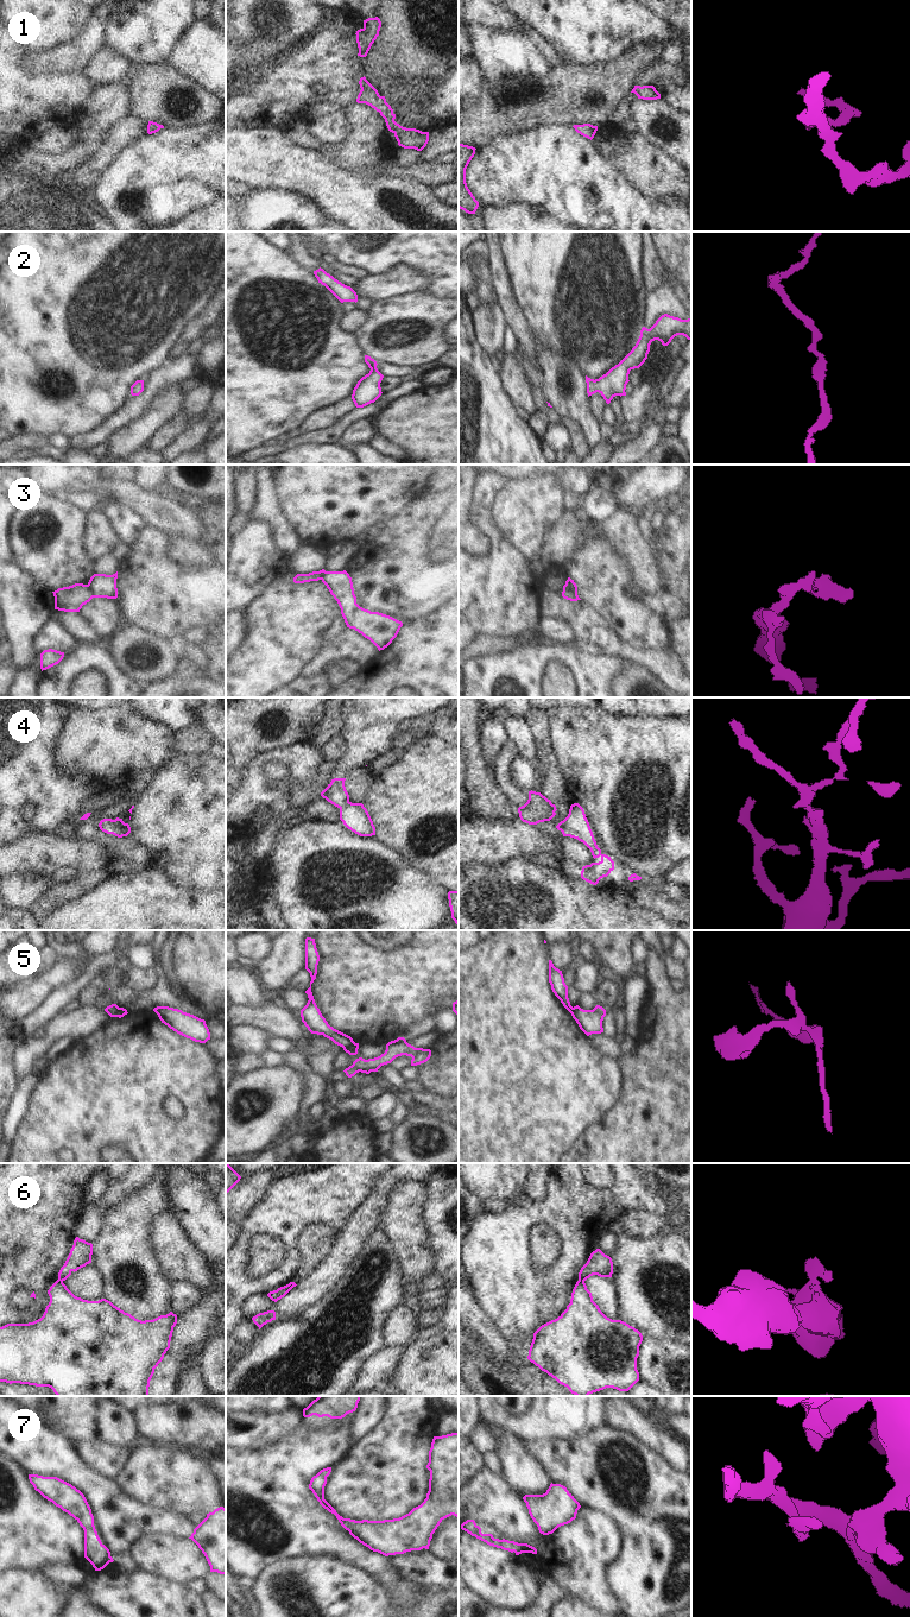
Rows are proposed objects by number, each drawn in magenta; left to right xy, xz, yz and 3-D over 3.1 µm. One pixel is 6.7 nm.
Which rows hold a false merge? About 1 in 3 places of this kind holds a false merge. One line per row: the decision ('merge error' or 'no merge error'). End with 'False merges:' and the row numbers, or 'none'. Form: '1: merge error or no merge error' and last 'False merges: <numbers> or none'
1: no merge error
2: no merge error
3: merge error
4: no merge error
5: merge error
6: merge error
7: no merge error
False merges: 3, 5, 6

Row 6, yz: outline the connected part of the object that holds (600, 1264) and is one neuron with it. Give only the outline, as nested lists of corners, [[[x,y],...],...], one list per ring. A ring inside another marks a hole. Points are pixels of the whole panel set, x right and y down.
[[[596,1249],[590,1253],[587,1263],[581,1268],[579,1280],[586,1281],[593,1275],[598,1275],[600,1277],[612,1277],[612,1274],[612,1258],[605,1255],[600,1249]]]

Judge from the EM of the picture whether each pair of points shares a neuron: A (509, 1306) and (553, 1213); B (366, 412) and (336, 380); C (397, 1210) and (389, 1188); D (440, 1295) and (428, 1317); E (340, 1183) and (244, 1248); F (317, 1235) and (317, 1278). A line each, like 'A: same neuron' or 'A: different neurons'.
A: same neuron
B: different neurons
C: different neurons
D: same neuron
E: same neuron
F: different neurons

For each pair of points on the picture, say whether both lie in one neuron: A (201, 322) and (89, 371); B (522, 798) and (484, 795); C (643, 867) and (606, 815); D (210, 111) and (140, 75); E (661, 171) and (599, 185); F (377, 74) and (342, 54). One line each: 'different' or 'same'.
A: different
B: different
C: same
D: same
E: different
F: different

